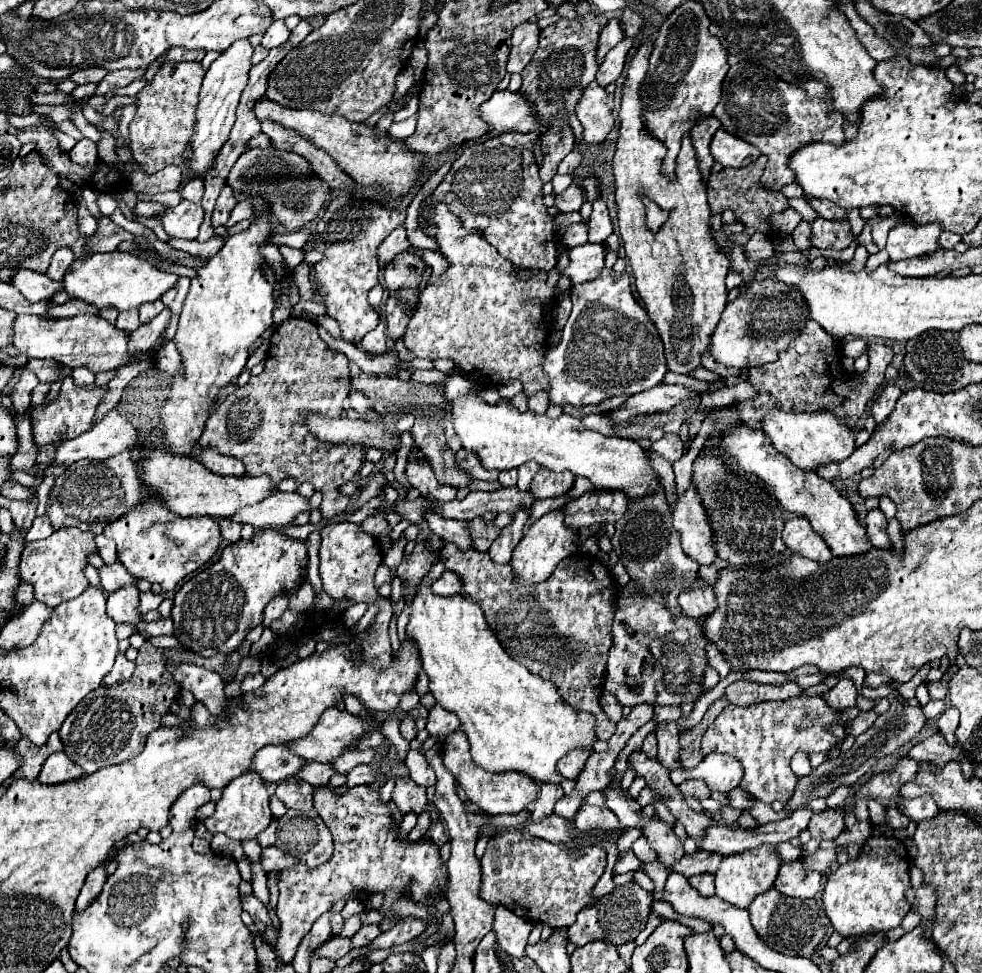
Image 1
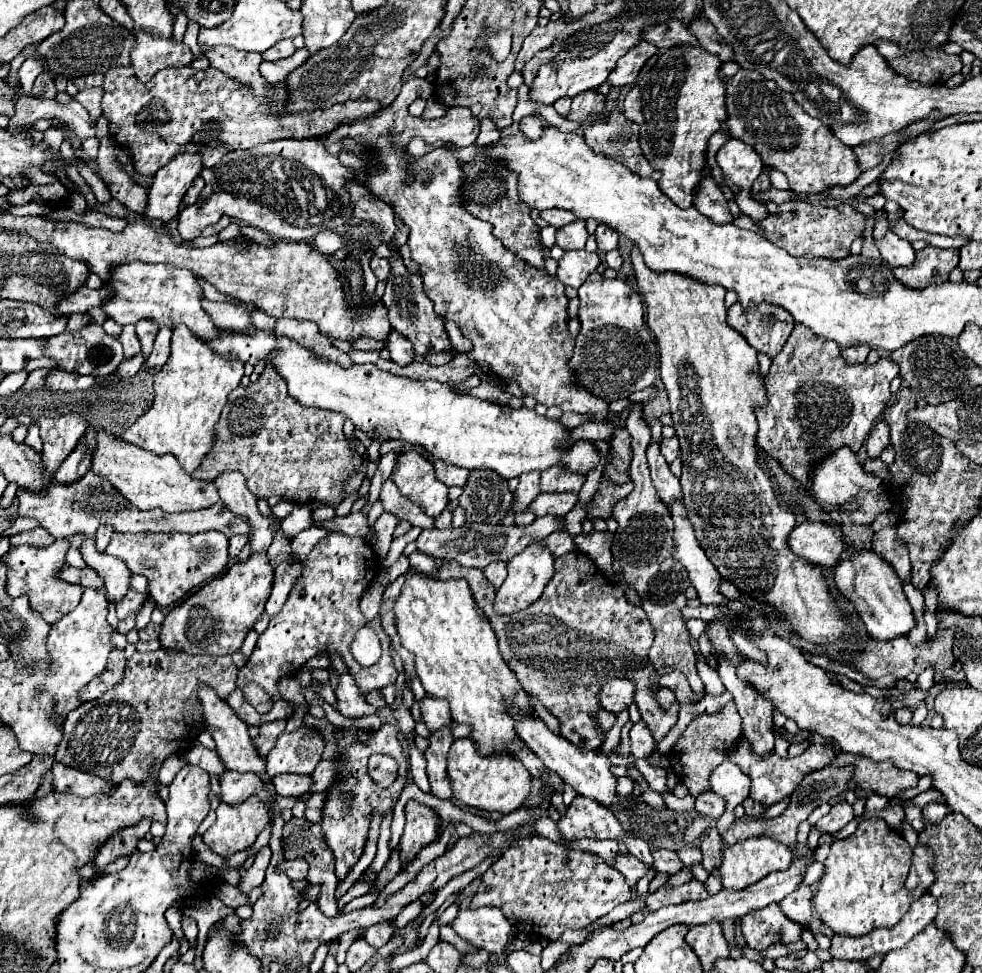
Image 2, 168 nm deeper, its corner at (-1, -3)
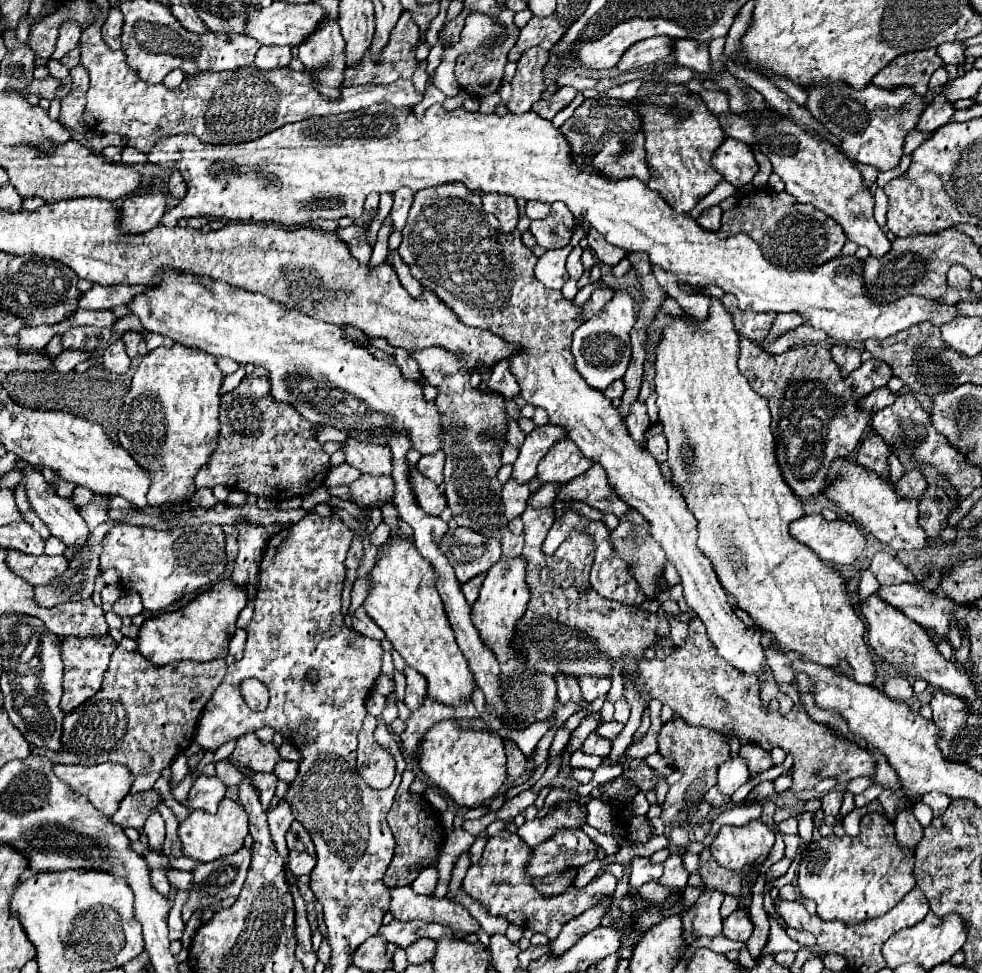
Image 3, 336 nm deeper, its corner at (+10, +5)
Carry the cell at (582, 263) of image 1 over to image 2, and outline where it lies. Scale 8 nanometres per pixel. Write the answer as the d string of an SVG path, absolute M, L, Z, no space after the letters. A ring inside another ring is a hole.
M571 250L571 252L565 252L563 258L559 260L559 268L557 268L557 274L555 278L559 278L565 286L571 286L571 288L579 288L585 278L595 272L595 268L599 266L599 256L593 252L589 254L587 250Z

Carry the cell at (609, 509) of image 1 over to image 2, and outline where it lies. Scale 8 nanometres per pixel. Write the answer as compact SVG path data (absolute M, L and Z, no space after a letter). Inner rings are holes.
M543 516L537 518L529 526L487 526L487 524L463 524L461 528L447 528L447 530L423 530L417 538L417 550L441 560L455 560L467 568L485 570L491 562L509 562L513 556L521 554L529 544L539 542L541 538L557 532L561 526L561 518L557 516Z

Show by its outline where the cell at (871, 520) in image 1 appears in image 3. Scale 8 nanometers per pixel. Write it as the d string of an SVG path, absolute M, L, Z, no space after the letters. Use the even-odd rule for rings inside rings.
M876 552L870 568L868 568L880 584L900 584L900 582L914 582L914 574L902 564L898 562L896 556L890 556L886 552Z

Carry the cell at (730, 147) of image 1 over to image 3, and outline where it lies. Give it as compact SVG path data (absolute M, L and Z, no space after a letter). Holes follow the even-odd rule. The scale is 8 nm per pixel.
M726 138L712 156L712 166L728 180L730 184L748 184L758 172L758 164L754 160L752 148L740 140Z

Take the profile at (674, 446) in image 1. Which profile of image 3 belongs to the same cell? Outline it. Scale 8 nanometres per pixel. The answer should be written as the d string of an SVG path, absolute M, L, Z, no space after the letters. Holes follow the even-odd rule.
M658 434L658 436L652 436L648 440L648 452L658 460L658 462L664 462L666 460L666 452L668 452L668 444L666 444L666 438L664 434Z

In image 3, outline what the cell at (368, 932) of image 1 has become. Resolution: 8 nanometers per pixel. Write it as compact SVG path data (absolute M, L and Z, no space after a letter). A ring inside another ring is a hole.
M392 920L388 926L380 926L378 934L386 938L388 942L394 942L402 948L408 948L408 944L420 940L420 938L442 938L442 936L454 936L448 928L438 924L426 924L426 922L396 922Z

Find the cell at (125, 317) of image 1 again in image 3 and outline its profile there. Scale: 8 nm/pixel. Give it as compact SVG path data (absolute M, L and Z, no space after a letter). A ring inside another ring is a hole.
M116 338L106 350L104 350L104 356L102 356L102 366L110 372L116 372L116 374L122 374L128 370L130 366L130 358L124 350L124 342L120 342L120 338Z

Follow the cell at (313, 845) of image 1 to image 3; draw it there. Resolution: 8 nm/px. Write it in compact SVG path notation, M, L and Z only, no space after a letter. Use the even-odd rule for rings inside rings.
M296 820L292 822L292 826L286 834L286 842L288 842L290 850L300 850L300 852L308 852L308 854L316 856L316 850L314 850L314 844L312 844L312 838L310 838L308 830Z

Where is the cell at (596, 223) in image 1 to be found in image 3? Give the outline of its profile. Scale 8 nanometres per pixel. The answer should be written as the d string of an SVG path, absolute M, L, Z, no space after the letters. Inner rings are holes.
M590 230L590 232L588 232L588 242L590 242L590 250L592 250L592 252L598 256L598 260L602 260L606 266L614 266L614 264L618 264L618 262L626 256L624 250L620 250L618 246L608 244L602 234L596 234L596 230Z

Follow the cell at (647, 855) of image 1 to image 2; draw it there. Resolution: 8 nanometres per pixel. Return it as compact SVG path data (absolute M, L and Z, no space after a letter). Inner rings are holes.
M653 848L653 866L659 870L659 872L665 872L669 876L677 874L681 868L683 868L683 862L679 860L677 852L671 852L671 850L663 850L663 848Z

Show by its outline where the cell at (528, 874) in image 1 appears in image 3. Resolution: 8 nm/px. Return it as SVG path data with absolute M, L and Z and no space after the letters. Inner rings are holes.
M502 830L496 836L488 838L480 862L468 868L460 890L464 890L464 894L468 894L472 900L486 906L490 914L504 916L510 924L516 924L520 928L542 932L550 940L560 934L562 926L568 920L596 906L604 898L612 898L616 890L616 878L610 872L602 872L582 888L570 884L568 890L558 896L540 896L536 886L532 886L532 878L528 874L528 858L532 858L532 848L516 832Z

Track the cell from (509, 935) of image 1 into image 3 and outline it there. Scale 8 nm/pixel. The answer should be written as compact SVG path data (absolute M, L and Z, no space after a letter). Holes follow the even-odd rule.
M410 886L392 888L392 910L396 920L424 920L448 926L452 932L476 934L480 924L470 916L470 912L452 900L436 900L432 896L420 896Z

